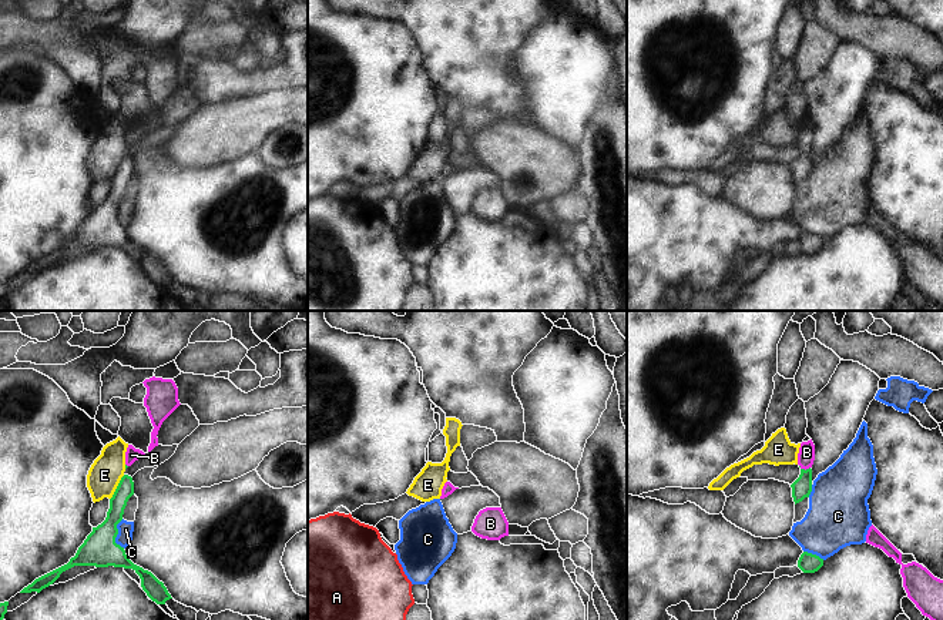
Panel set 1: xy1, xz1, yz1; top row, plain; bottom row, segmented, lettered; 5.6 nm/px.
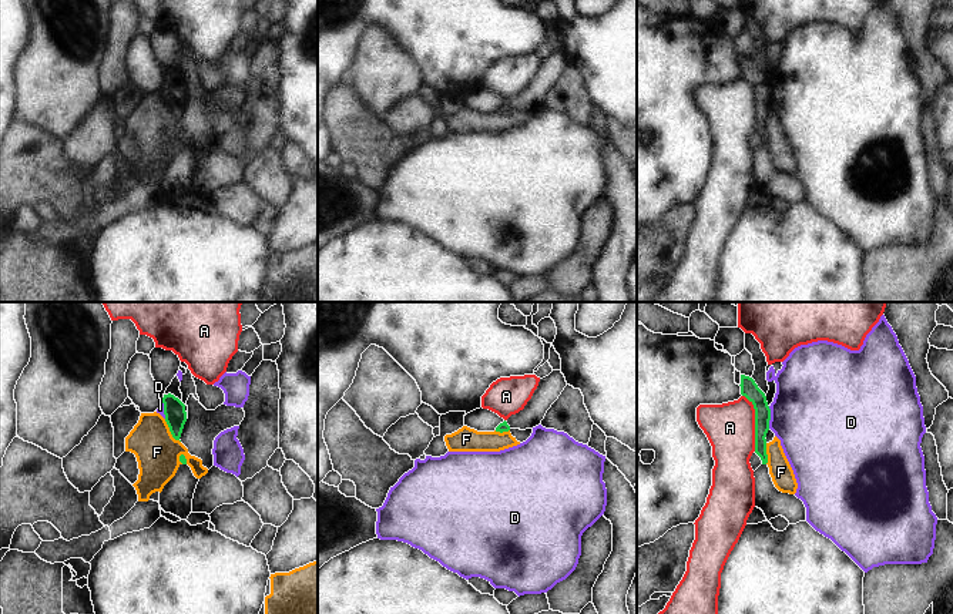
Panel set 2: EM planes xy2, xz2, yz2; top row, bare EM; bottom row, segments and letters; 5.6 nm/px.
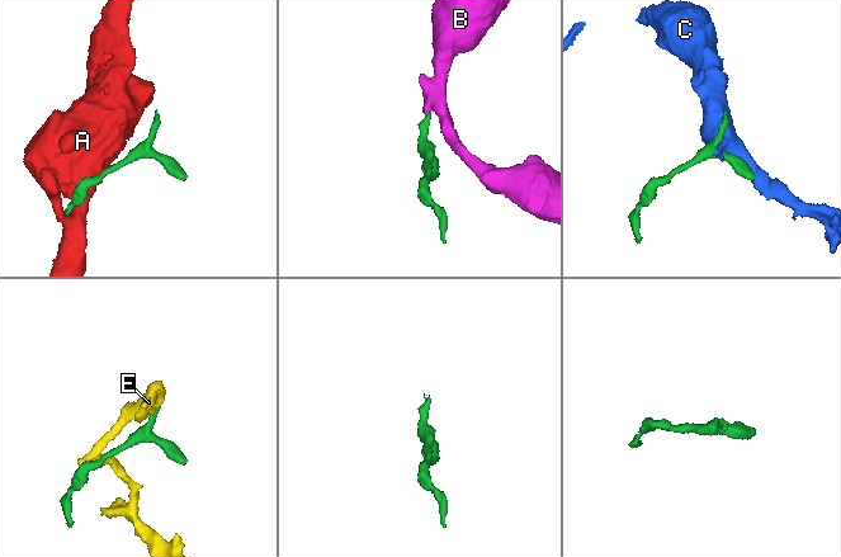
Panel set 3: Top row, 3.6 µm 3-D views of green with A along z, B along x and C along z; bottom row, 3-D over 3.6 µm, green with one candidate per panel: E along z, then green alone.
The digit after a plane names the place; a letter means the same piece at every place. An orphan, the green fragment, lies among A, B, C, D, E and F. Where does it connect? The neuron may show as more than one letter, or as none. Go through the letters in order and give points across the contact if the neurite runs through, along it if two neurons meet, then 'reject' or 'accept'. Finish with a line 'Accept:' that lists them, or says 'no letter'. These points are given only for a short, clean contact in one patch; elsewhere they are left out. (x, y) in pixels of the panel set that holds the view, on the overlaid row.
A: reject
B: way yz1 (802, 486), (804, 469), (806, 452); accept
C: reject
D: border yz2 (768, 406), (769, 428); reject
E: border xy1 (124, 475), (110, 499); reject
F: border xy2 (164, 419), (170, 433), (180, 442); reject
Accept: B

